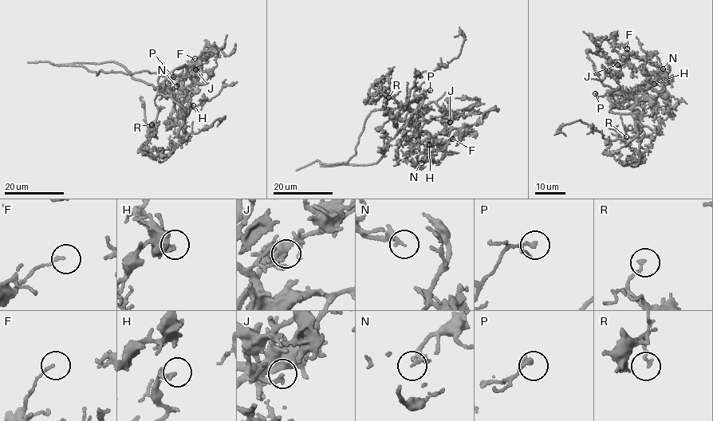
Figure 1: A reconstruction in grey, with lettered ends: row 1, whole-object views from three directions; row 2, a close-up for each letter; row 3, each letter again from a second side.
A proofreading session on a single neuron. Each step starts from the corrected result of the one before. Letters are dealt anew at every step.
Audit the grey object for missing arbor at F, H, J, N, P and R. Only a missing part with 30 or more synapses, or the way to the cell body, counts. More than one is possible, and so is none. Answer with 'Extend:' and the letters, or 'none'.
Extend: none

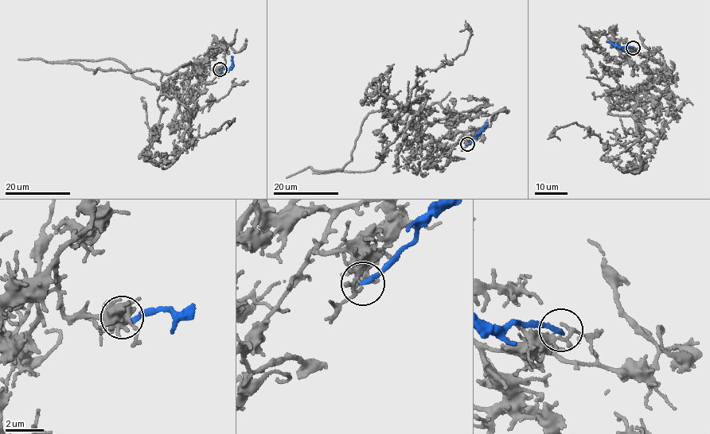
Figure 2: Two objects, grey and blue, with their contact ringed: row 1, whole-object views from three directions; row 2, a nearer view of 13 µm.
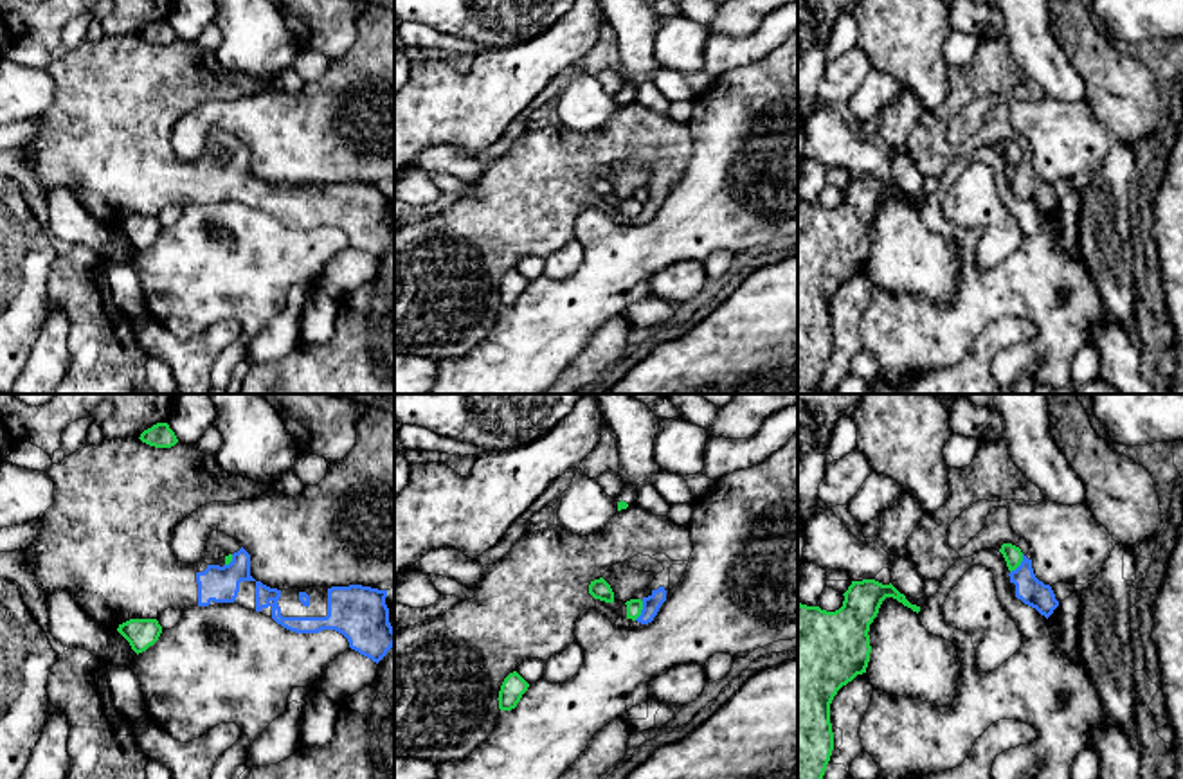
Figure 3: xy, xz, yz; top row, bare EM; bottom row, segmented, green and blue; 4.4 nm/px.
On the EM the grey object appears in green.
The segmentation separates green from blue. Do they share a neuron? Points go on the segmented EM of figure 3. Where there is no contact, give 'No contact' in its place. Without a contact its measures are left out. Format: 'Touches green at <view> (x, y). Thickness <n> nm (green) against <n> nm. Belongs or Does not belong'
Touches green at yz (1020, 564). Thickness 90 nm (green) against 120 nm. Does not belong

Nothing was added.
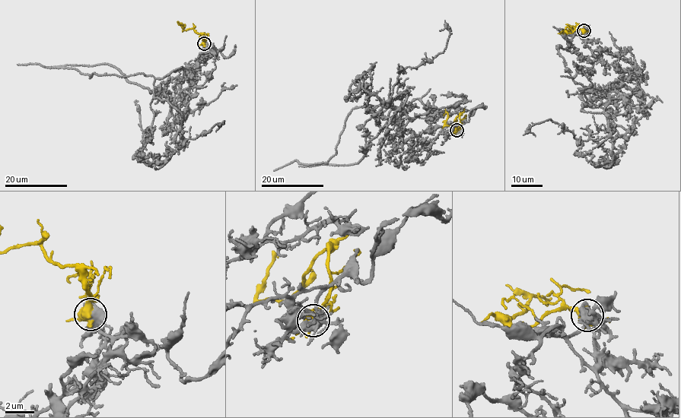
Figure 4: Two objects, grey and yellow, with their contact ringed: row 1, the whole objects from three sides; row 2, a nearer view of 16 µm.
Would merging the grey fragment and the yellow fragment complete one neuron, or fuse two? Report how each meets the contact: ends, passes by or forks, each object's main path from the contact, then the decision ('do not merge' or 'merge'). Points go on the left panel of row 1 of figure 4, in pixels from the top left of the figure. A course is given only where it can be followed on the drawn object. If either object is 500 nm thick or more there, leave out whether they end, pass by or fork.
grey forks there; yellow forks there; grey runs (205, 43), (185, 75), (50, 67), (109, 64), (152, 90), (181, 112), (178, 147), (223, 124), (216, 131); yellow runs (204, 43), (205, 39), (199, 33), (192, 29), (186, 30), (182, 27), (183, 24), (177, 21); do not merge

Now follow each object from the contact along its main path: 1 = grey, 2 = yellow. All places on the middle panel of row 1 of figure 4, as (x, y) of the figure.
1: (457, 130), (418, 99), (352, 108), (335, 154), (303, 166), (358, 163), (439, 30)
2: (456, 130), (460, 115), (453, 124), (446, 125), (447, 113), (443, 115)

